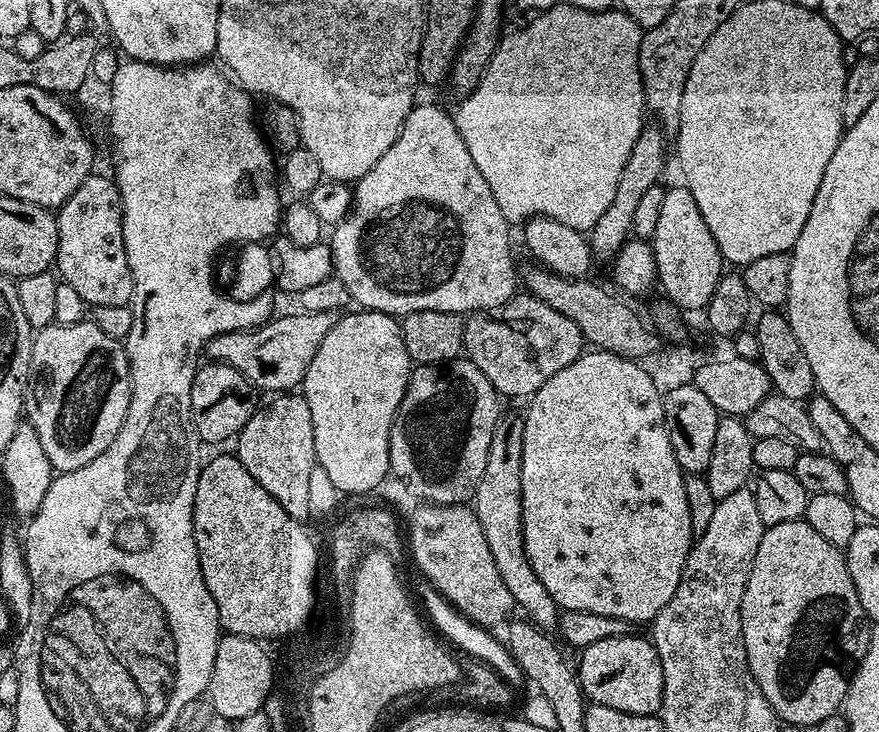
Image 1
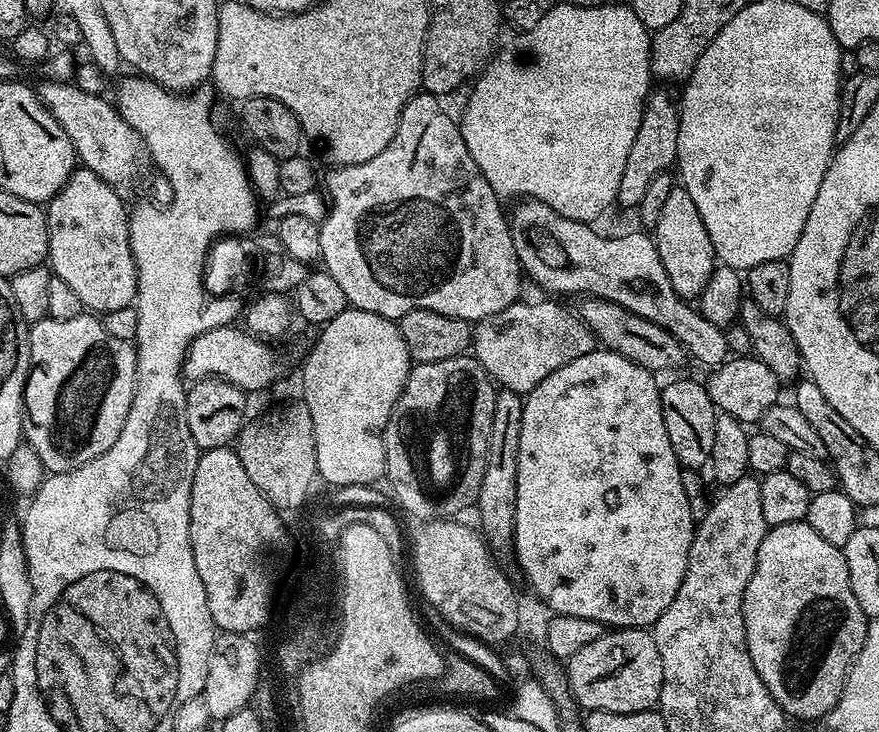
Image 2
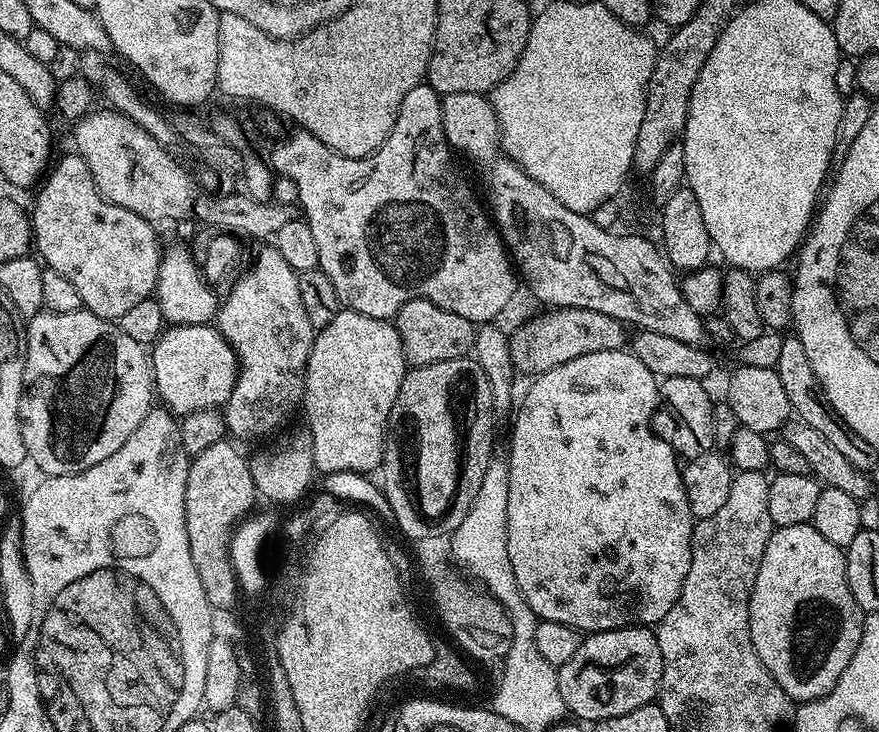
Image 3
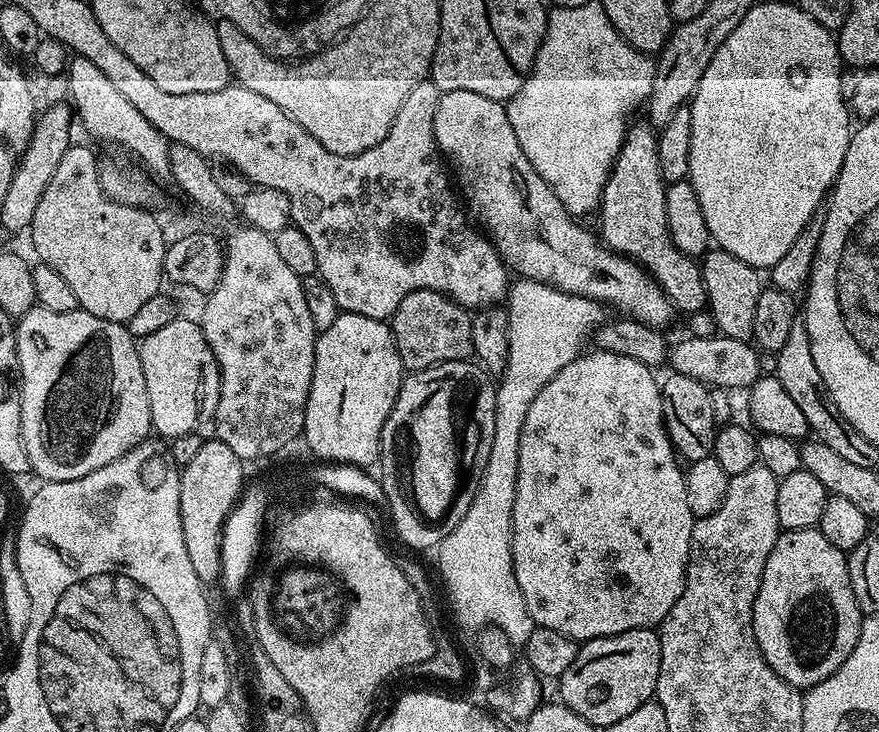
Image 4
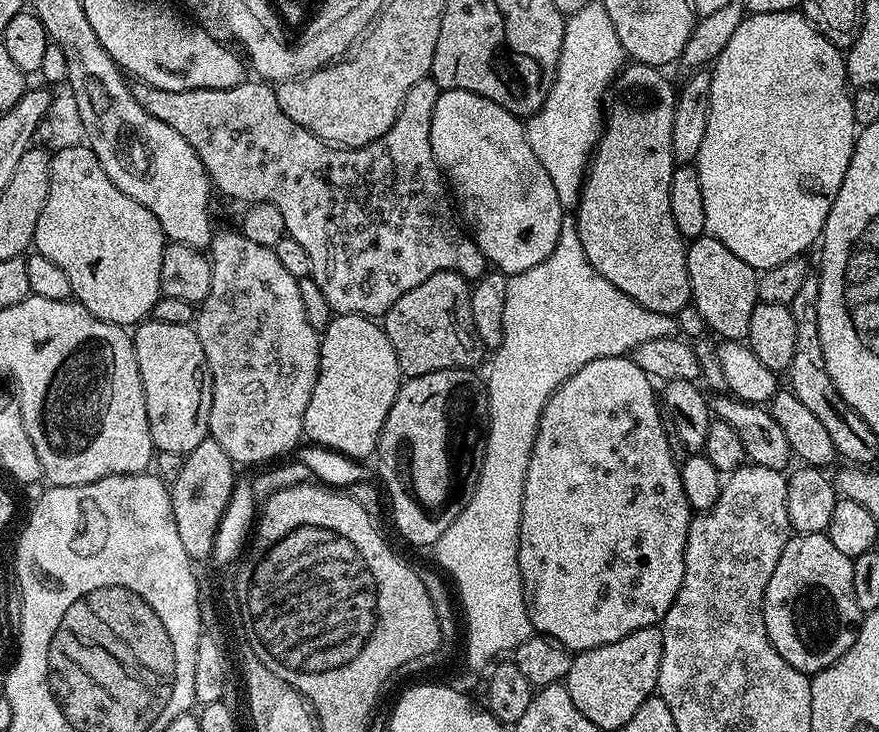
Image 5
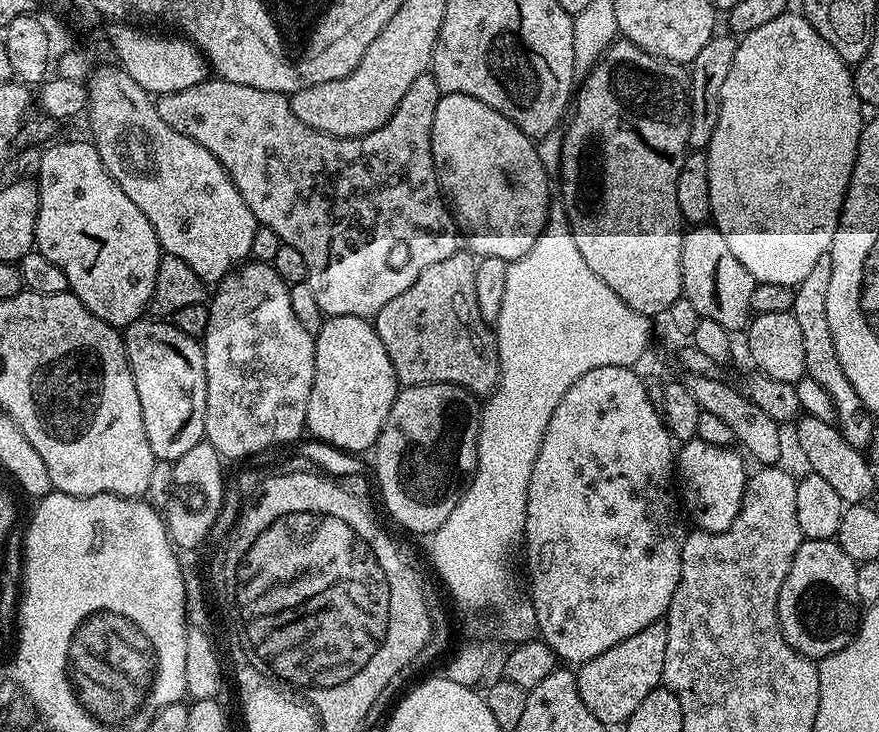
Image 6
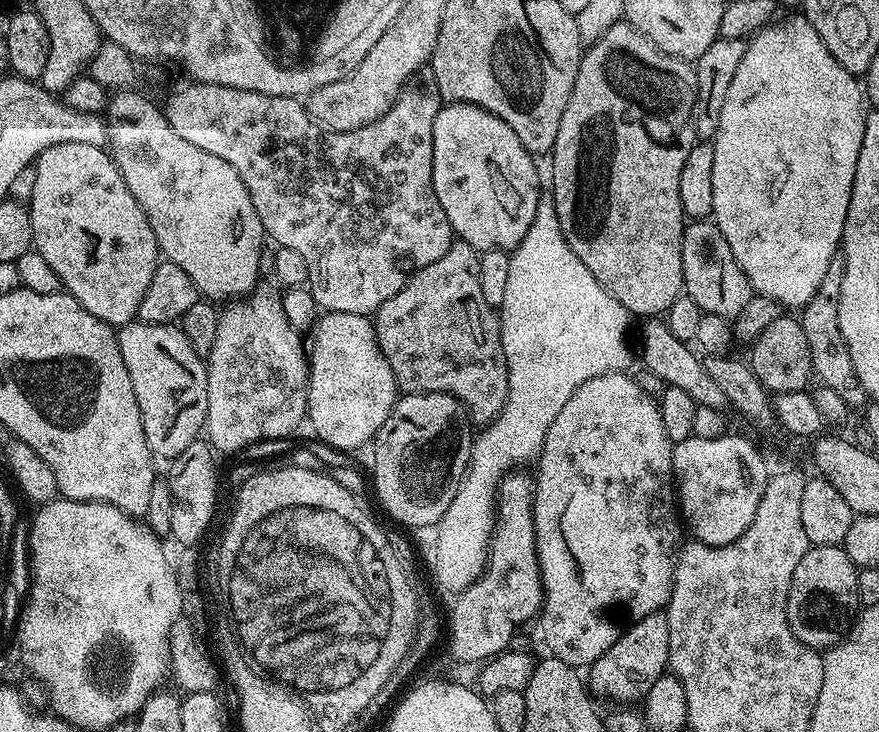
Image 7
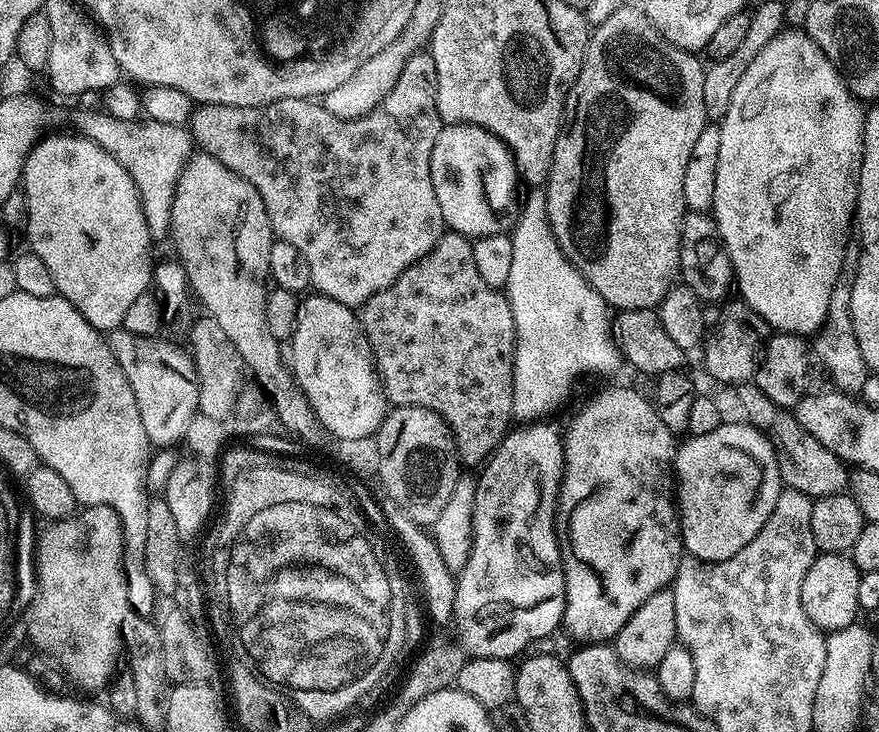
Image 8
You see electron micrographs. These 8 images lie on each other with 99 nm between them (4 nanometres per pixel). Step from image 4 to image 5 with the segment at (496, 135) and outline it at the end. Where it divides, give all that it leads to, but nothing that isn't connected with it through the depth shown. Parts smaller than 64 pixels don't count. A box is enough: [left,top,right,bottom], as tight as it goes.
[430,88,566,278]

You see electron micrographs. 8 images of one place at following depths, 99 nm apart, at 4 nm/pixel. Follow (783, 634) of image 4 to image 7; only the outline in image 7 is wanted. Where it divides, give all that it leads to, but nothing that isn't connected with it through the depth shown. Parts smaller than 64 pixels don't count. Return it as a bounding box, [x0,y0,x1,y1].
[788,544,861,650]

